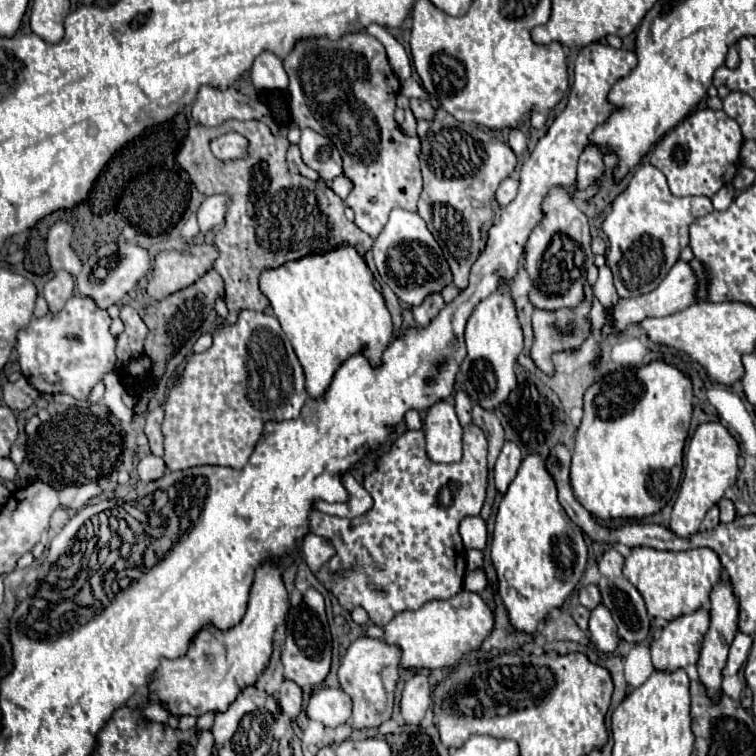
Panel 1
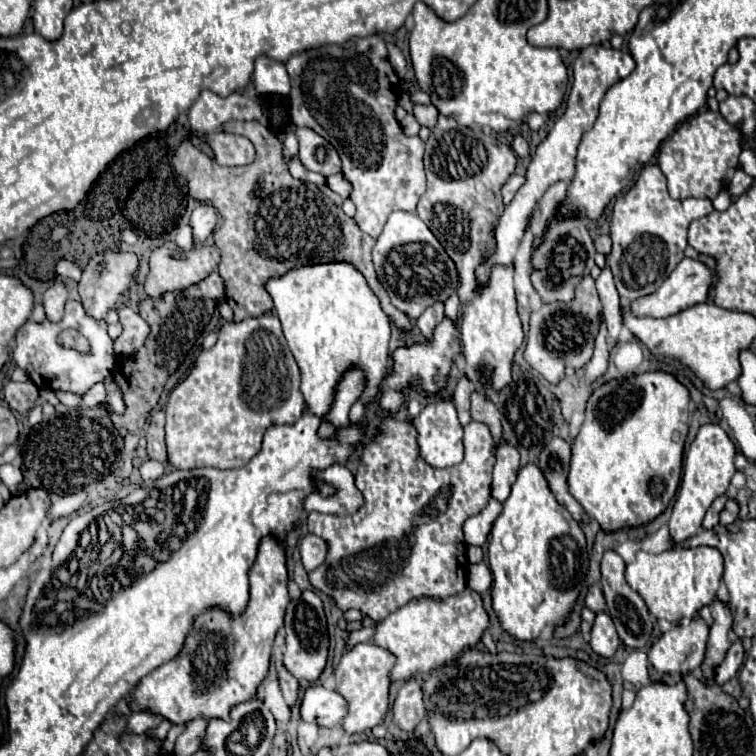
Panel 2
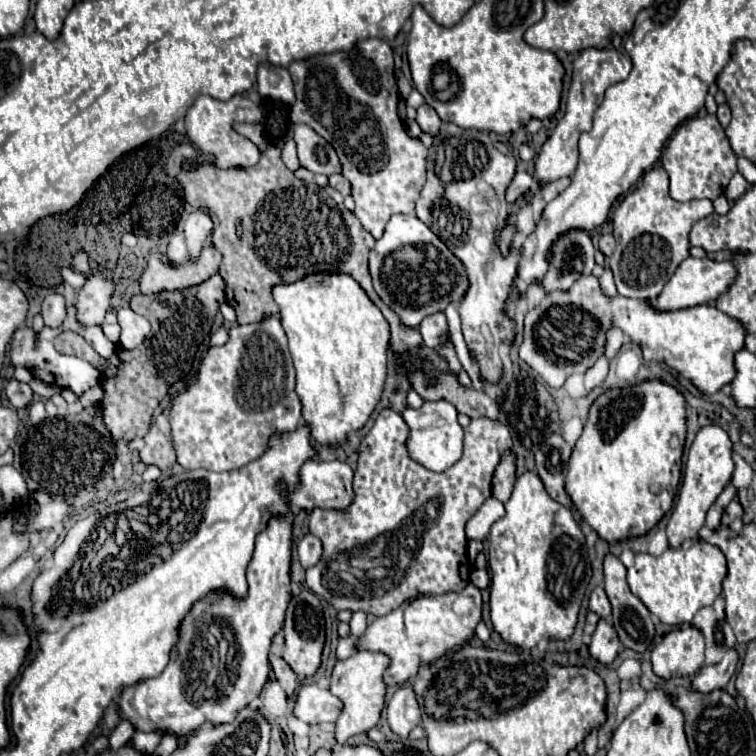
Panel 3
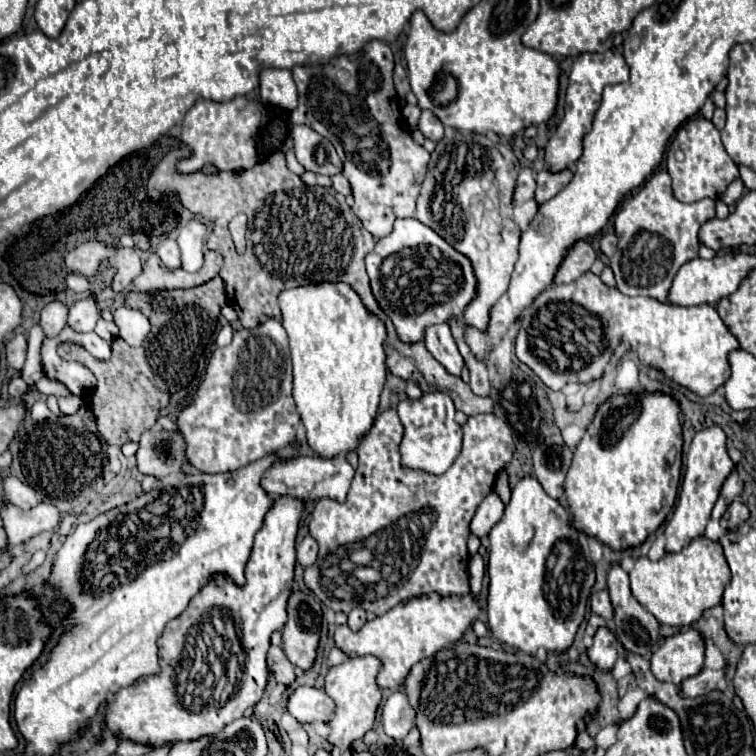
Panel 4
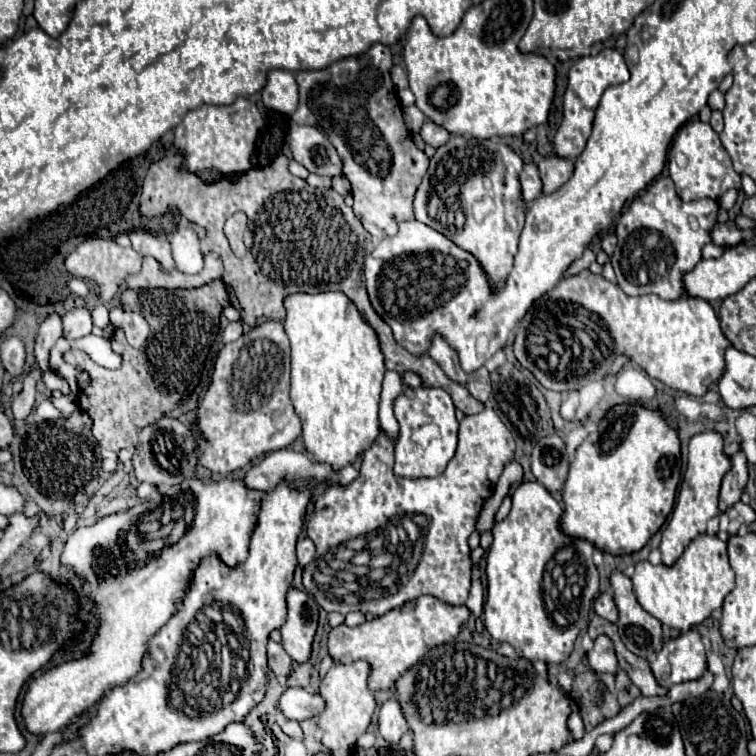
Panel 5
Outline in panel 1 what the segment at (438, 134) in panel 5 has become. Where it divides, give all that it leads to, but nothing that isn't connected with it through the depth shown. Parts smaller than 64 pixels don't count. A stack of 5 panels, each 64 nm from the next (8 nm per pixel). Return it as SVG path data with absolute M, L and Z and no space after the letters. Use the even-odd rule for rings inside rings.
M410 98L410 110L414 112L416 118L434 118L434 106L422 98Z

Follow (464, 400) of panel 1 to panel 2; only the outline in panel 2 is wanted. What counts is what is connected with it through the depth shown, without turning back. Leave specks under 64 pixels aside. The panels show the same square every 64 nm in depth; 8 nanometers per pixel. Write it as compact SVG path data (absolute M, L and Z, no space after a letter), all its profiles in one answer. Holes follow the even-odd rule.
M463 376L456 386L453 393L453 403L456 407L458 418L462 426L465 426L471 421L470 409L470 394L474 390L474 385Z

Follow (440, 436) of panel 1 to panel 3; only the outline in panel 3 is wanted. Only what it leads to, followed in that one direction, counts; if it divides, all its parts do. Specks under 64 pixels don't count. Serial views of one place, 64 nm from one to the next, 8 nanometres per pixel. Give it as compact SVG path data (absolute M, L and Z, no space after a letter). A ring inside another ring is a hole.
M446 400L424 402L422 408L418 410L406 408L402 418L410 428L410 440L408 440L410 456L414 456L416 462L434 472L444 472L446 468L454 466L462 458L462 426L458 424L456 416L458 416L456 408Z

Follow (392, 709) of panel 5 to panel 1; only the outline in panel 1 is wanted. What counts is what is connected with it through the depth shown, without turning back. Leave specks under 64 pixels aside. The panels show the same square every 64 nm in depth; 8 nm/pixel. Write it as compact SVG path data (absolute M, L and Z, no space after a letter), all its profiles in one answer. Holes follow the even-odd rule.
M414 674L402 692L402 702L400 702L400 710L402 710L402 718L408 724L420 724L426 710L432 704L432 684L428 680L428 676L424 674Z

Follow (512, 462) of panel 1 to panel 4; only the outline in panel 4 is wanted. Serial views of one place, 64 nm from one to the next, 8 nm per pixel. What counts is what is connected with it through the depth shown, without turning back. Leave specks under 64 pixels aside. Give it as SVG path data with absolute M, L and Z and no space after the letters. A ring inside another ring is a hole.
M500 470L498 478L496 478L496 486L494 486L494 492L500 496L500 500L504 504L508 504L508 500L510 500L510 482L508 480L510 480L510 474L506 470Z

